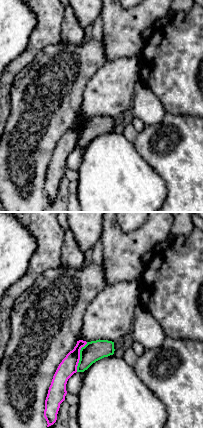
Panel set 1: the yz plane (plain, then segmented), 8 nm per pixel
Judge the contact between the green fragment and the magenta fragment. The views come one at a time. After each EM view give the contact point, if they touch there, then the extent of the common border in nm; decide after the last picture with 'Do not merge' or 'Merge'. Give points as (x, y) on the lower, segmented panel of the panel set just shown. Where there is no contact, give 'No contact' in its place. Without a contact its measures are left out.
Touches green at (80, 357). Shared border 260 nm

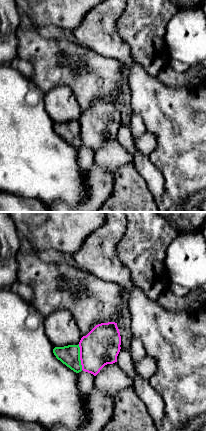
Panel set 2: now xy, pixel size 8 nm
Touches green at (79, 357). Shared border 220 nm

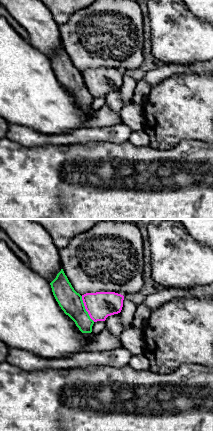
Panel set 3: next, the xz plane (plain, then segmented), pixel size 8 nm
Touches green at (85, 309). Shared border 240 nm

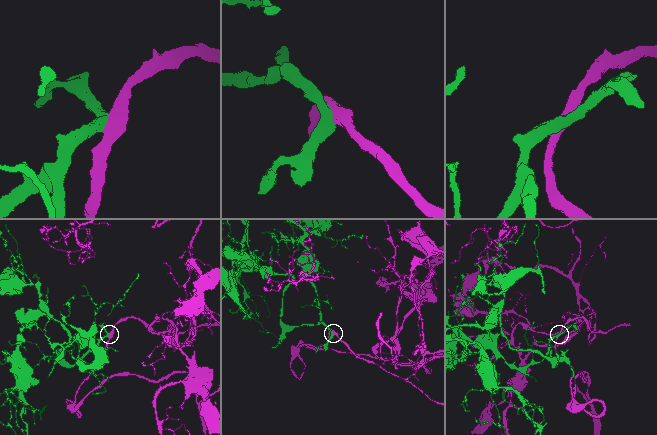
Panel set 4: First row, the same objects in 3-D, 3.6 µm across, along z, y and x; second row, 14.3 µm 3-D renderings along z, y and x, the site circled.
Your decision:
Merge

